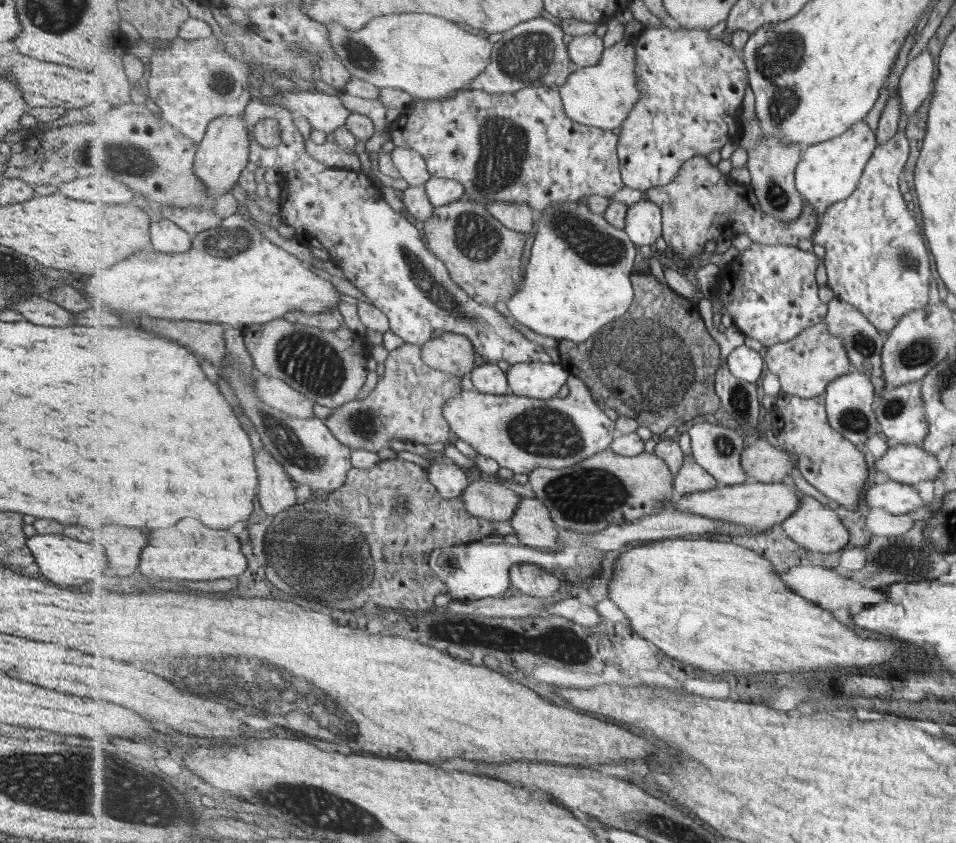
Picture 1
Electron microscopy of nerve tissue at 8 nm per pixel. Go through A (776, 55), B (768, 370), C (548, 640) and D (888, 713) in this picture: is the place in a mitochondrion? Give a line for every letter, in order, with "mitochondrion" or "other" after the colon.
A: mitochondrion
B: other
C: other
D: other

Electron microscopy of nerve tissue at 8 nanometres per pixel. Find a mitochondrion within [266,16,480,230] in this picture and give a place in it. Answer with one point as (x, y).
(360, 55)

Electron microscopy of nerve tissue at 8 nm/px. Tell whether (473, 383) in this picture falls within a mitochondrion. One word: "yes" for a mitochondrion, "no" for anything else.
no

